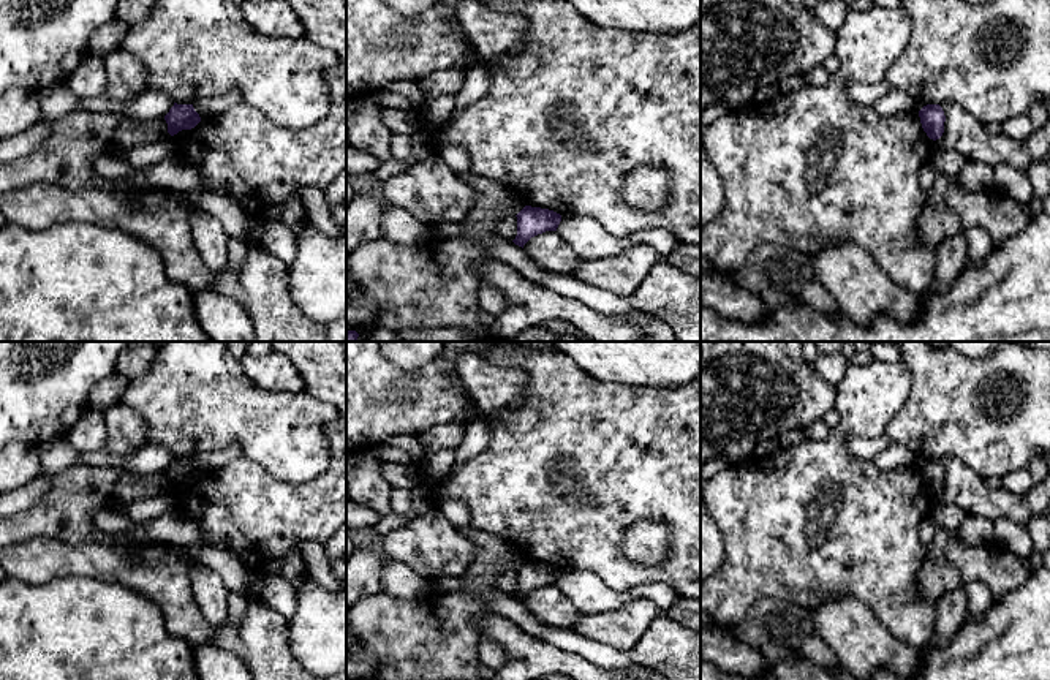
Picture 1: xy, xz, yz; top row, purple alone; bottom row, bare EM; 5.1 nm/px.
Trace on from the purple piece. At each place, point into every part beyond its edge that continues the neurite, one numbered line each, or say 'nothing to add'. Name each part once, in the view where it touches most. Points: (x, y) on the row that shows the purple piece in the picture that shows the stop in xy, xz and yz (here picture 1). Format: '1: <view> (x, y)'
nothing to add

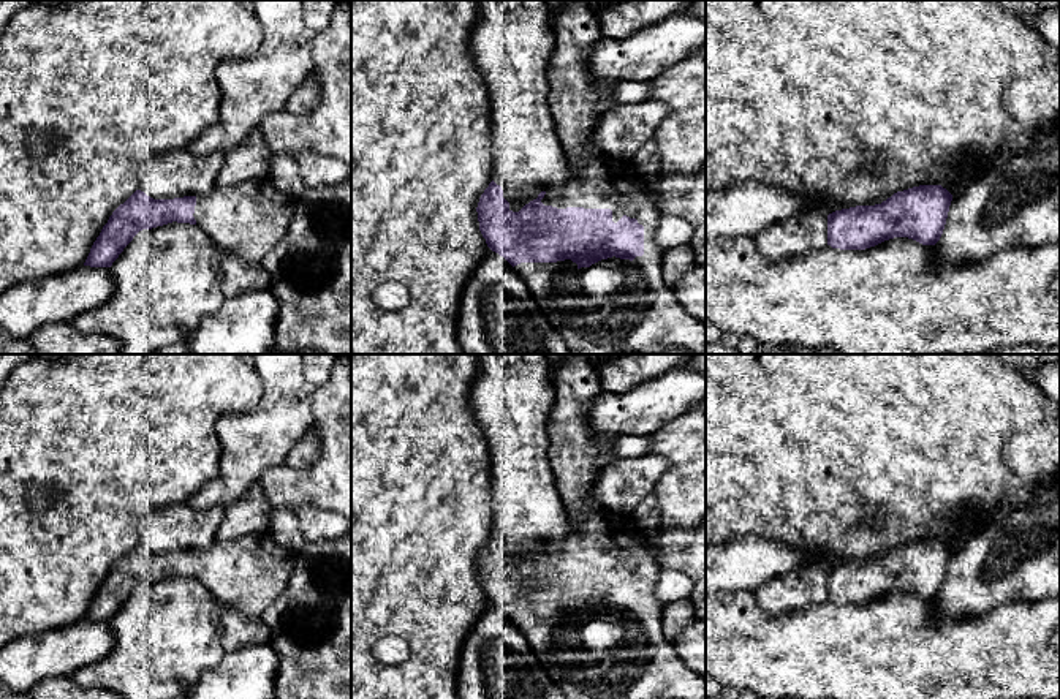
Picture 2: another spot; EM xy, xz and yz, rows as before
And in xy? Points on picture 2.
1: xy (249, 220)

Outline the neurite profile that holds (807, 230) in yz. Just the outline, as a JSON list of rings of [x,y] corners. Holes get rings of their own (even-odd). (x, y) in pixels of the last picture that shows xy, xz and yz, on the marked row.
[[[818,206],[772,223],[753,237],[756,248],[769,259],[783,259],[827,245],[827,212]]]

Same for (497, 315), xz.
[[[490,248],[462,289],[456,335],[464,354],[570,354],[525,280]]]

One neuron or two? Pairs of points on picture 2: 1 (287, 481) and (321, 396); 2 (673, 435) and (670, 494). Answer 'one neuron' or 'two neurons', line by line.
1: one neuron
2: one neuron

